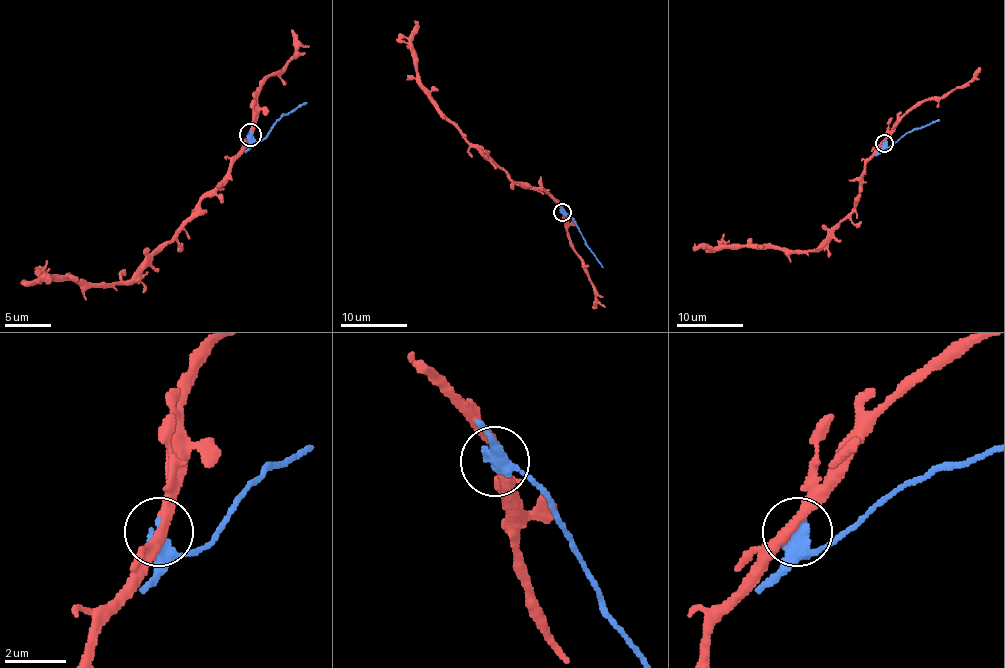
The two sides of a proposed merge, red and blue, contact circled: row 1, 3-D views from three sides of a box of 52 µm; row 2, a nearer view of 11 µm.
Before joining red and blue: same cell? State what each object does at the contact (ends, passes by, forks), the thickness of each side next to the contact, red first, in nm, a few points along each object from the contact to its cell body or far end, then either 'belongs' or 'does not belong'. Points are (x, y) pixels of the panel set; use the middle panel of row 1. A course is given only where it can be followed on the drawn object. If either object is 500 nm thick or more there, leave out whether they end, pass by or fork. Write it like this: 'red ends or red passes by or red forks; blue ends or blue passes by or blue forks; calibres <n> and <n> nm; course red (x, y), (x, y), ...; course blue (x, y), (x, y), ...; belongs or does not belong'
red passes by; blue passes by; calibres 320 and 360 nm; course red (563, 213), (548, 193), (516, 184), (445, 116), (420, 82), (417, 53), (412, 45), (413, 20); course blue (563, 213), (571, 218), (603, 267); does not belong

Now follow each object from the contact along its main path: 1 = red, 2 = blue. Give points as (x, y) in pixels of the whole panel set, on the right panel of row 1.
1: (885, 142), (865, 165), (856, 205), (817, 248), (692, 248)
2: (885, 142), (890, 147), (908, 132), (939, 119)

